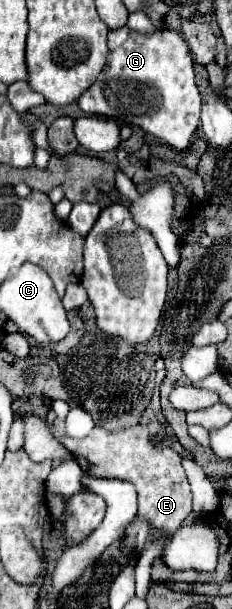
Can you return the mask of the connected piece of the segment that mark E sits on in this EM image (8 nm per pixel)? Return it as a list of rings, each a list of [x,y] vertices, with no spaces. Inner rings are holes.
[[[52,426],[50,430],[66,446],[66,450],[78,460],[78,464],[86,474],[96,478],[126,480],[134,484],[138,492],[138,516],[146,518],[148,524],[158,532],[162,530],[162,534],[172,536],[182,526],[182,522],[194,512],[190,484],[182,468],[182,456],[172,448],[154,446],[150,442],[146,428],[134,426],[120,432],[94,428],[82,440],[68,438],[62,430],[56,430]]]

